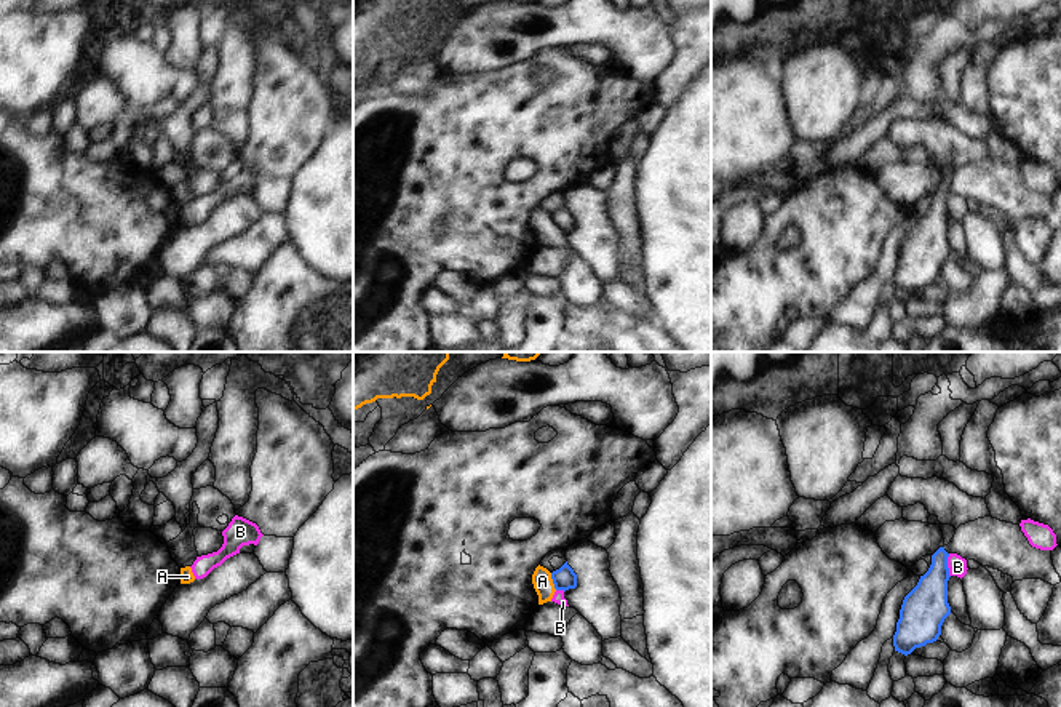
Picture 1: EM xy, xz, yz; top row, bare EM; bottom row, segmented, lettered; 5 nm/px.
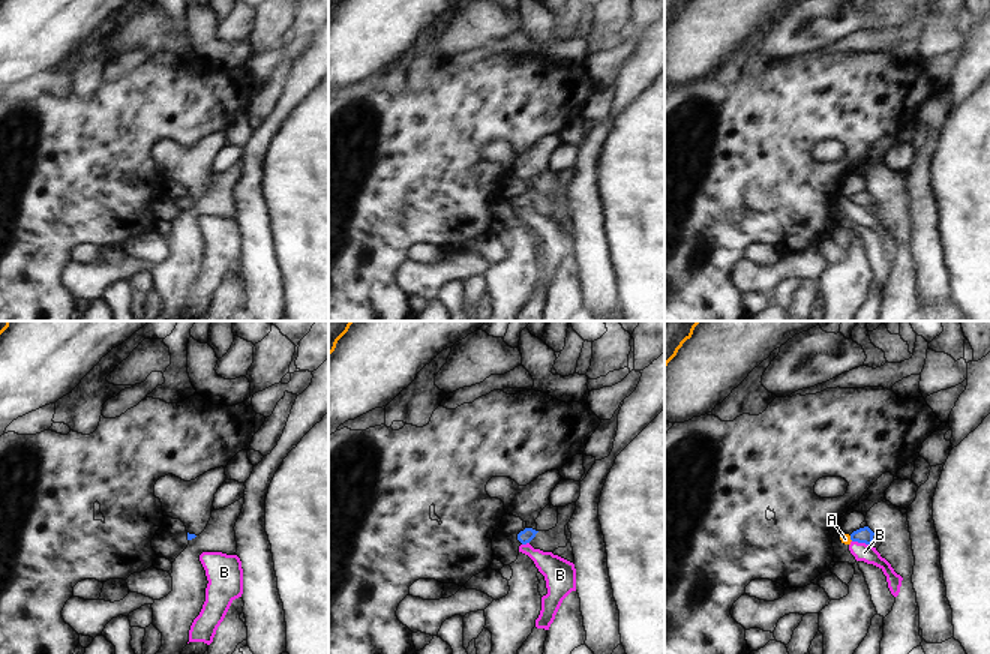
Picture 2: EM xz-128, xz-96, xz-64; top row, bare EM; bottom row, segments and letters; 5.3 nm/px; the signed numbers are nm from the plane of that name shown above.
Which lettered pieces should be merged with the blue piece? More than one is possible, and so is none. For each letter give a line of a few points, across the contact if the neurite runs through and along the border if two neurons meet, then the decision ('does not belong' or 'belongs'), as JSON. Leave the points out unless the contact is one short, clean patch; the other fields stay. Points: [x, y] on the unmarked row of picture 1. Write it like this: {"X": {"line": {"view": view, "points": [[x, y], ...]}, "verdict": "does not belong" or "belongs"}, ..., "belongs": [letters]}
{"A": {"verdict": "does not belong"}, "B": {"line": {"view": "yz", "points": [[948, 195], [949, 218]]}, "verdict": "does not belong"}, "belongs": []}

